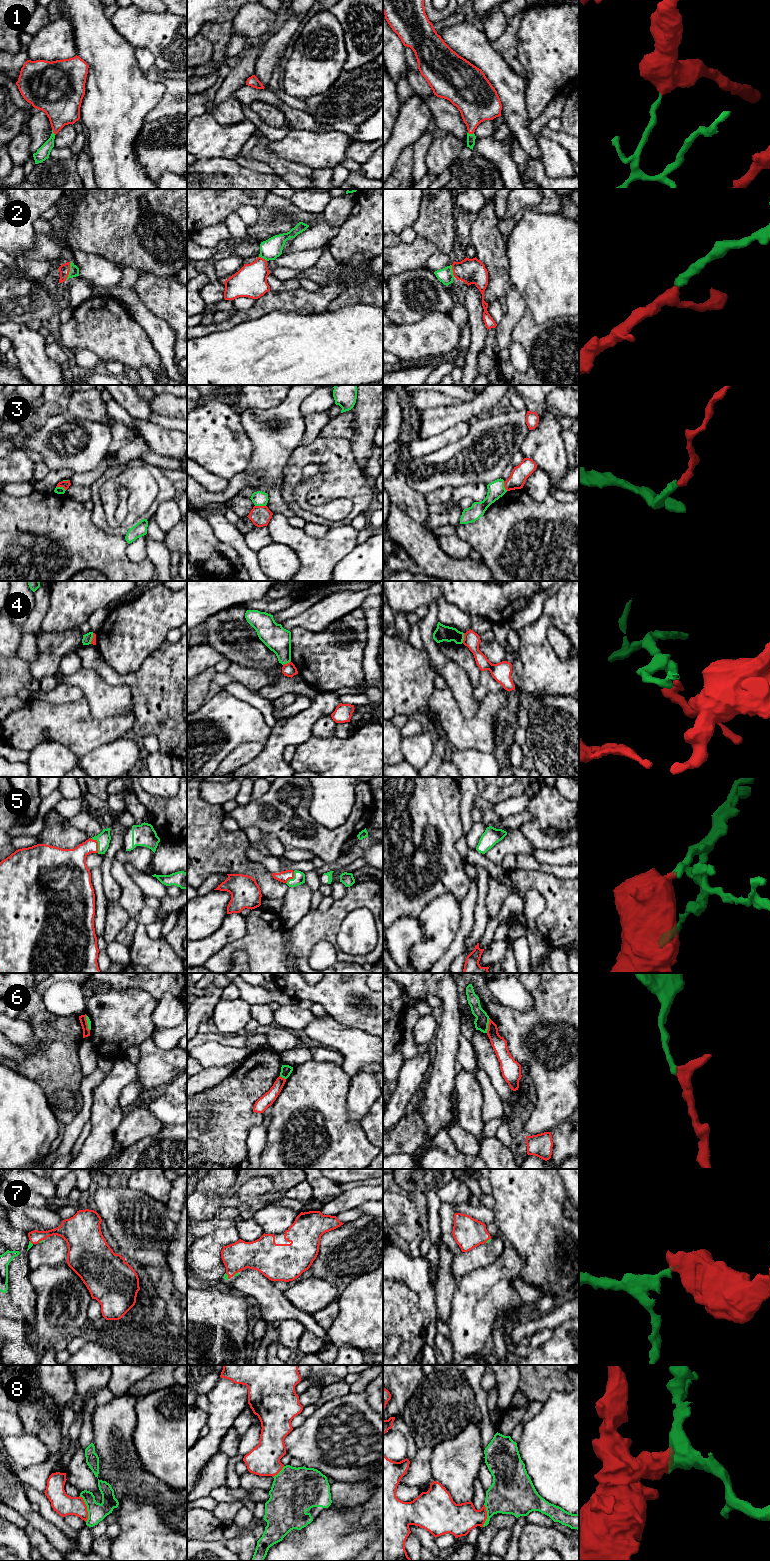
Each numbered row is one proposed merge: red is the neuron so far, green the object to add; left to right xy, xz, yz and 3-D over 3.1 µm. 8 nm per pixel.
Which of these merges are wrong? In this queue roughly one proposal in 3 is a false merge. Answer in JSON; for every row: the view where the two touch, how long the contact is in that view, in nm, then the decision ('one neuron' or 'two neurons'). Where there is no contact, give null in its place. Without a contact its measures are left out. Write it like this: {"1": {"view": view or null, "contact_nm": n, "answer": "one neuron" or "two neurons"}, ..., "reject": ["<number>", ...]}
{"1": {"view": "yz", "contact_nm": 50, "answer": "one neuron"}, "2": {"view": "xy", "contact_nm": 160, "answer": "one neuron"}, "3": {"view": "xz", "contact_nm": 90, "answer": "two neurons"}, "4": {"view": "yz", "contact_nm": 80, "answer": "two neurons"}, "5": {"view": "xy", "contact_nm": 140, "answer": "one neuron"}, "6": {"view": "yz", "contact_nm": 120, "answer": "one neuron"}, "7": {"view": "xz", "contact_nm": 50, "answer": "one neuron"}, "8": {"view": "xy", "contact_nm": 220, "answer": "two neurons"}, "reject": ["3", "4", "8"]}

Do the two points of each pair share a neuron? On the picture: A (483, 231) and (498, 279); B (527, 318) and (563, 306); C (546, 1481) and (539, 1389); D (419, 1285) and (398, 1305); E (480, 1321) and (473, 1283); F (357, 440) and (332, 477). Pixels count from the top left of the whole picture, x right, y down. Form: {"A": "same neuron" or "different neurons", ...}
{"A": "same neuron", "B": "different neurons", "C": "different neurons", "D": "different neurons", "E": "same neuron", "F": "different neurons"}

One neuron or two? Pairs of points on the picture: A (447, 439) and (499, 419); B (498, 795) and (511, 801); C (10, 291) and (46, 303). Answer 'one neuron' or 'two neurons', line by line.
A: two neurons
B: two neurons
C: one neuron

